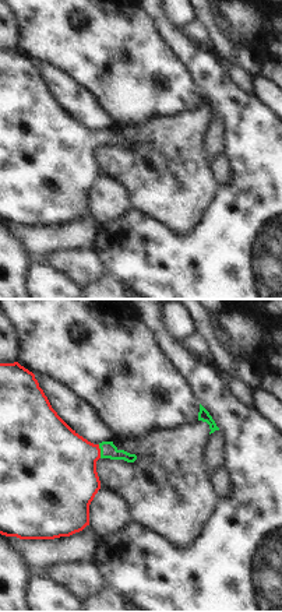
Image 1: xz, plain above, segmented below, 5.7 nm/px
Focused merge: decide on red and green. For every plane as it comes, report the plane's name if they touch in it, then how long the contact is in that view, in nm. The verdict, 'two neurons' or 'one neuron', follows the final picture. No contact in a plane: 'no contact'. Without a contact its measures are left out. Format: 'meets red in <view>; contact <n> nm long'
meets red in xz; contact 80 nm long

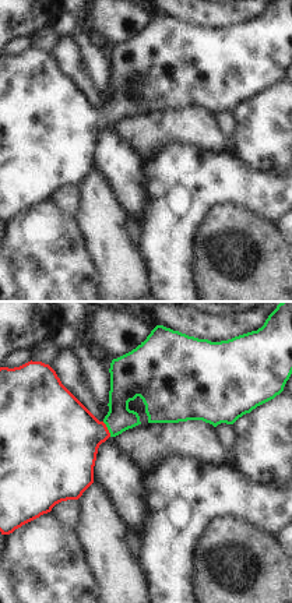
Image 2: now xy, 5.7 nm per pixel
meets red in xy; contact 100 nm long

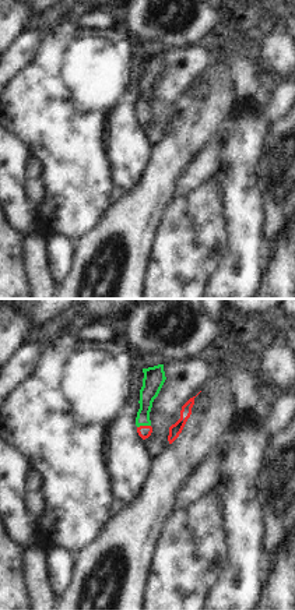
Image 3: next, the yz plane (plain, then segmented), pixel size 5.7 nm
meets red in yz; contact 80 nm long

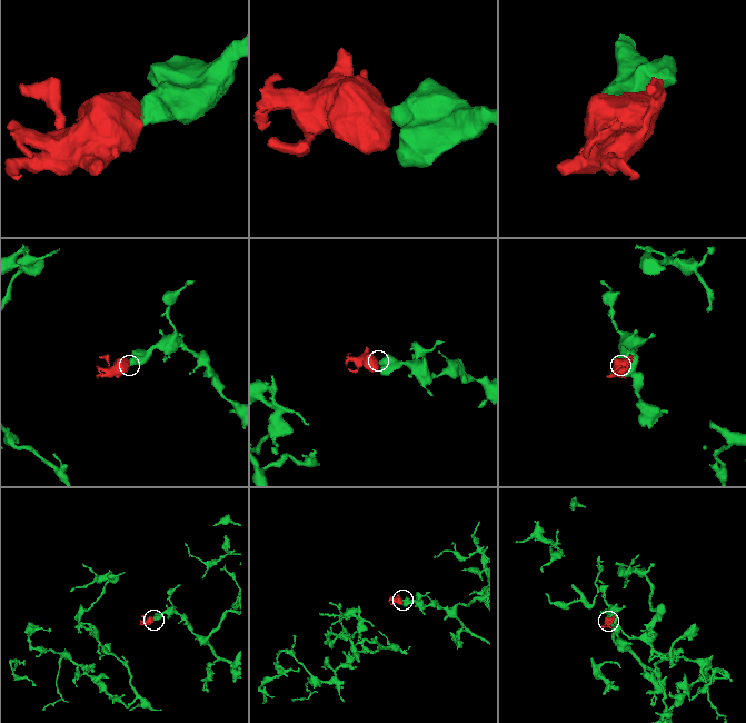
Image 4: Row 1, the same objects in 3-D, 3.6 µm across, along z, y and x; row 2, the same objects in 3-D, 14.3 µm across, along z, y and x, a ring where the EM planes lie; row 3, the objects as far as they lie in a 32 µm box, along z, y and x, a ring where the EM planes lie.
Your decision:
one neuron

